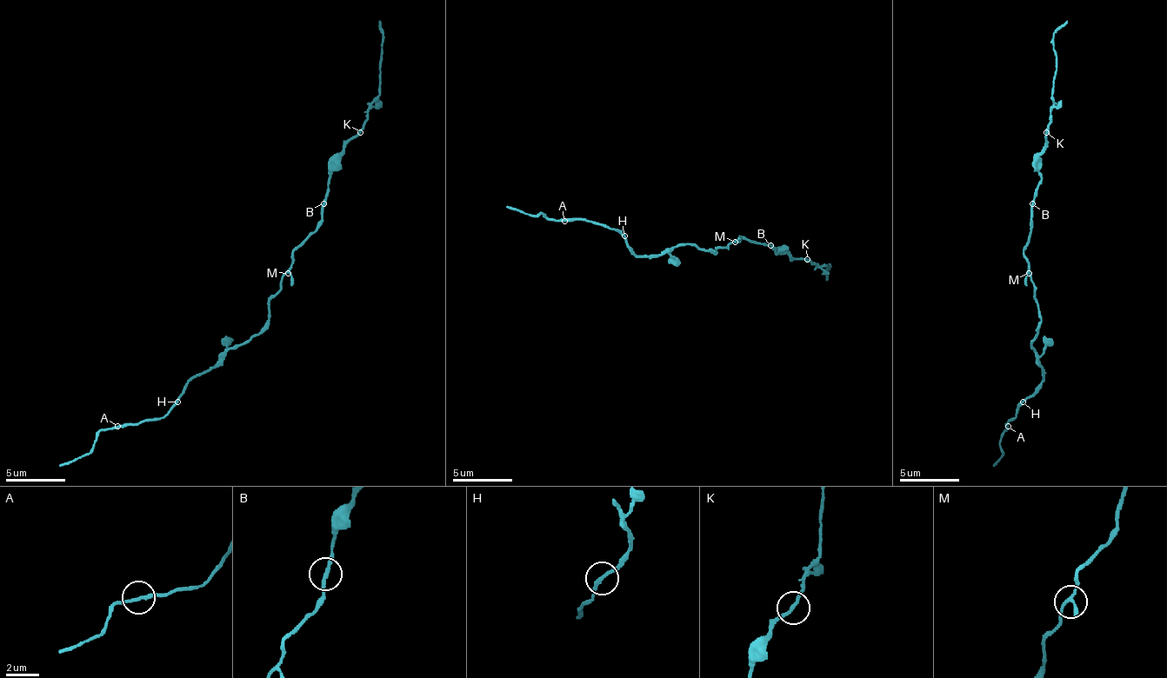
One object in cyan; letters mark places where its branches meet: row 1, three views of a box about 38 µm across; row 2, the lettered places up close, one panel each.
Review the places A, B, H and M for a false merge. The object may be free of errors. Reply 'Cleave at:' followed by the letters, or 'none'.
Cleave at: none

